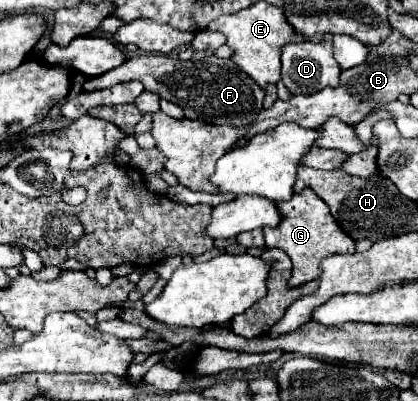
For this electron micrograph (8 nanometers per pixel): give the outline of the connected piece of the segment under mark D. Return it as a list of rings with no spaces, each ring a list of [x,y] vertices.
[[[323,35],[323,39],[319,43],[311,43],[311,41],[301,41],[301,43],[291,43],[287,47],[283,47],[281,51],[281,63],[283,63],[283,71],[281,71],[281,81],[285,83],[285,87],[291,93],[315,93],[321,91],[323,87],[337,87],[339,85],[339,73],[341,67],[337,65],[337,61],[333,59],[333,51],[331,51],[331,35]]]

